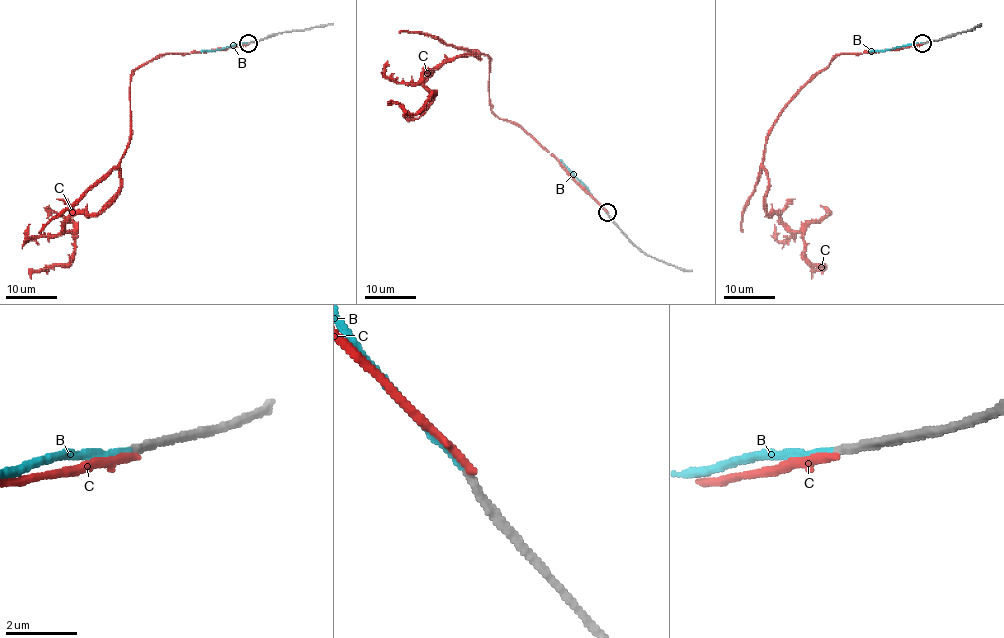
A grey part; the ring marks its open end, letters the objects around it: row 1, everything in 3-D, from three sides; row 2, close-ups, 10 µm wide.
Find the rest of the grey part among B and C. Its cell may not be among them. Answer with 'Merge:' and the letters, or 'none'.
Merge: B

